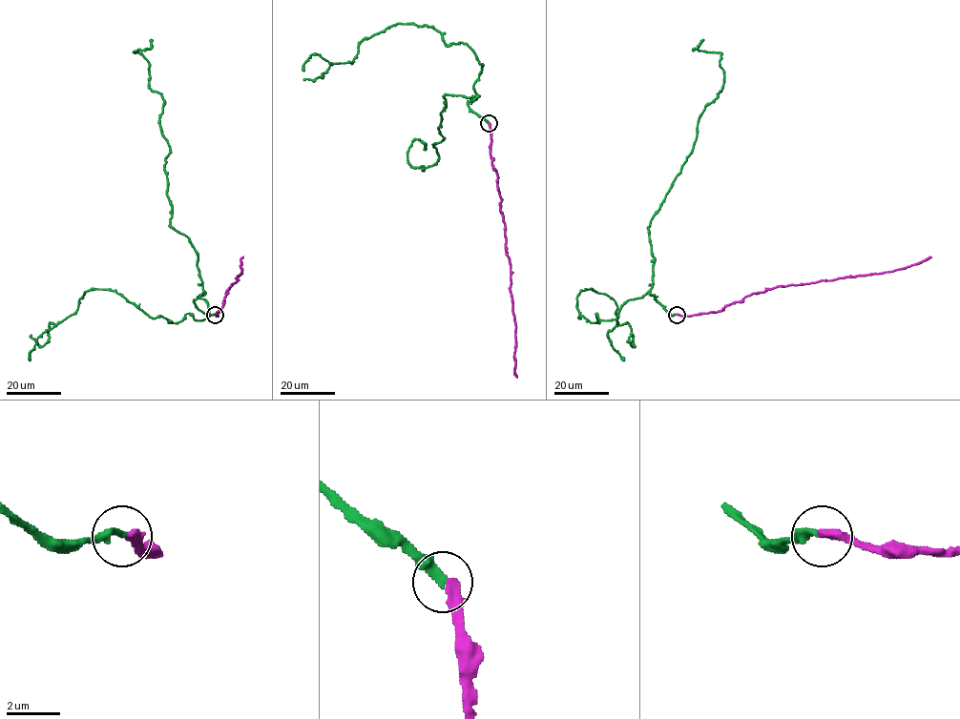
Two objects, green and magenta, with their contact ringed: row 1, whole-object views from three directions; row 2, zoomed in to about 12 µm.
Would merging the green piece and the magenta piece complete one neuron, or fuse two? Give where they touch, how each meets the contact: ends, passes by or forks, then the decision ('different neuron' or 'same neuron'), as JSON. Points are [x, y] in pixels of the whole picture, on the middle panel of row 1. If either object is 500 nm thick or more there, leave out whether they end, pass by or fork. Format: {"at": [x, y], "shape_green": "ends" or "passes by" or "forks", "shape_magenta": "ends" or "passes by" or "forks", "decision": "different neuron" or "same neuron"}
{"at": [489, 123], "shape_green": "ends", "shape_magenta": "ends", "decision": "same neuron"}

